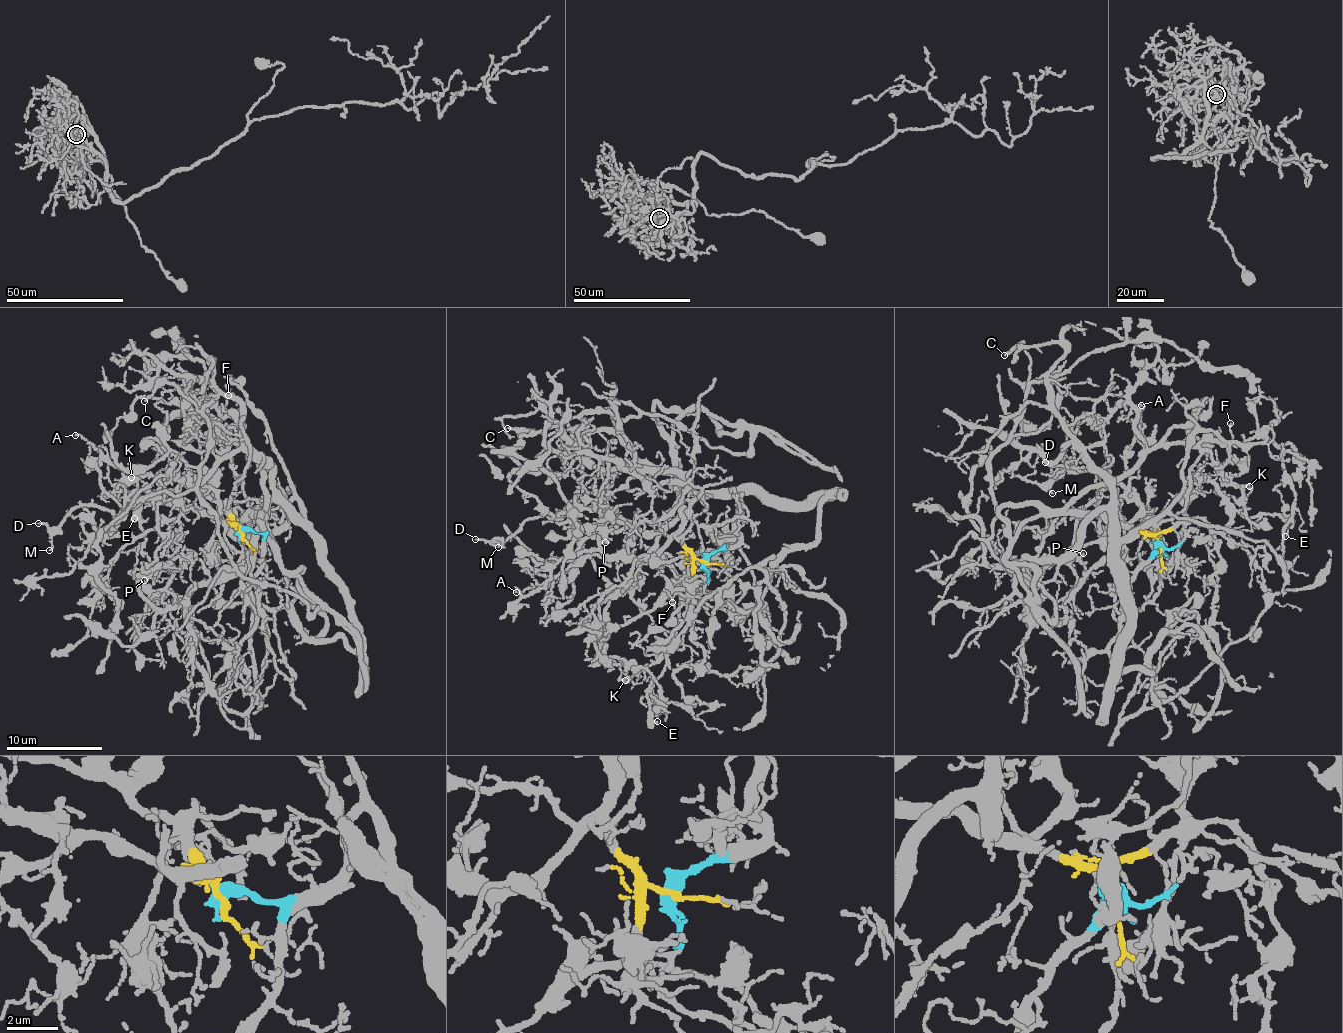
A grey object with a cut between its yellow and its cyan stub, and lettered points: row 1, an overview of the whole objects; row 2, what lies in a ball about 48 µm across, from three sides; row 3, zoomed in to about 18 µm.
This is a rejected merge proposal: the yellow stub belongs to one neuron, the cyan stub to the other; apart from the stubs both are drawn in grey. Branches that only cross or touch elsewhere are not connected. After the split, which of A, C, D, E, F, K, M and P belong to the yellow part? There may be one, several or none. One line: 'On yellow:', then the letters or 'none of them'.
On yellow: A, C, D, E, F, K, M, P

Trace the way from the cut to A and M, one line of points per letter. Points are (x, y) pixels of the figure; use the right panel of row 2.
A: (1159, 545), (1152, 537), (1127, 527), (1140, 505), (1131, 492), (1124, 458), (1144, 405), (1140, 404)
M: (1159, 545), (1119, 518), (1102, 473), (1074, 472), (1070, 458), (1057, 476), (1062, 457), (1053, 492)

